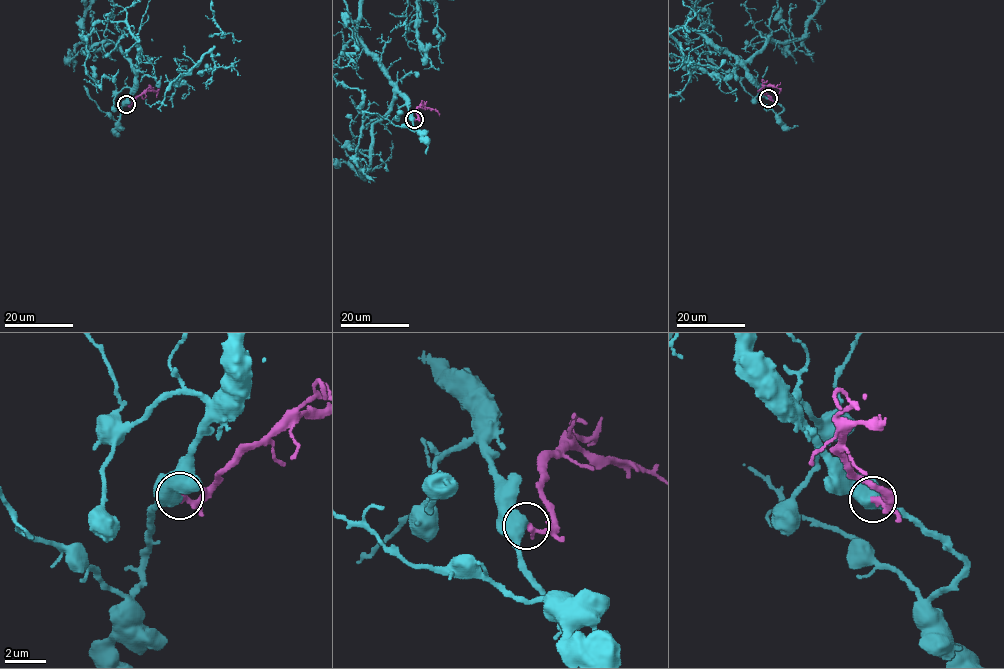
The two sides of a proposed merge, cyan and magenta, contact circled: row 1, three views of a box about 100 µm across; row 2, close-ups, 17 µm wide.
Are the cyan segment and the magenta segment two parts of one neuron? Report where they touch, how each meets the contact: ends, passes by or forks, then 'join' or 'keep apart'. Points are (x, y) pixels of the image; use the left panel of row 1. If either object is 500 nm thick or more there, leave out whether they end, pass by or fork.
place (126, 104); join

